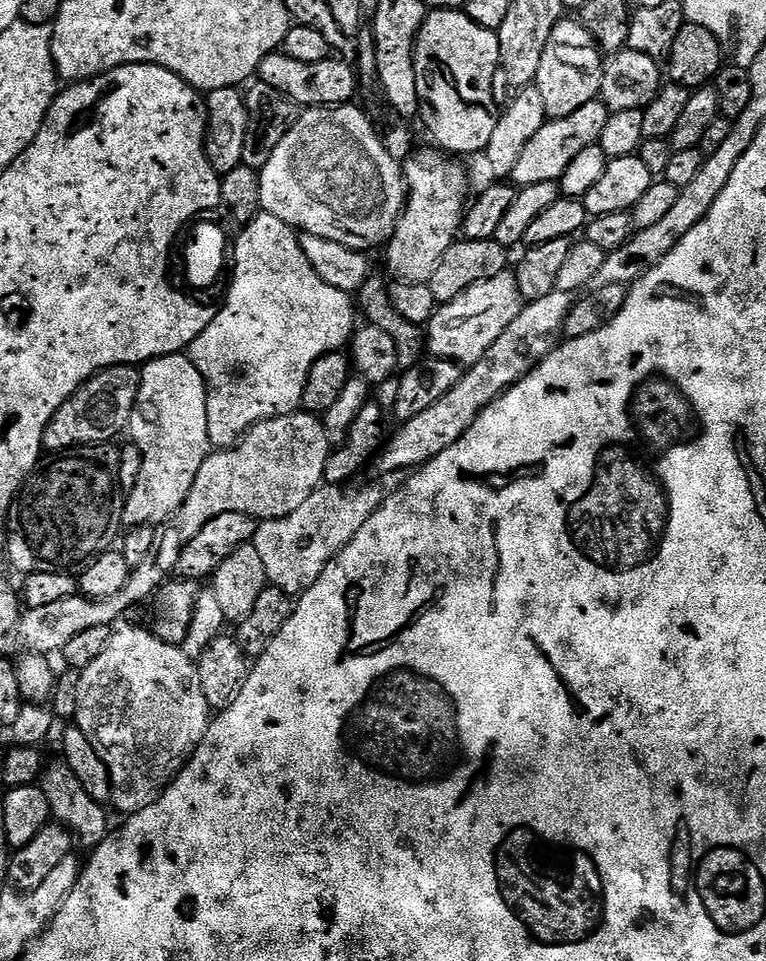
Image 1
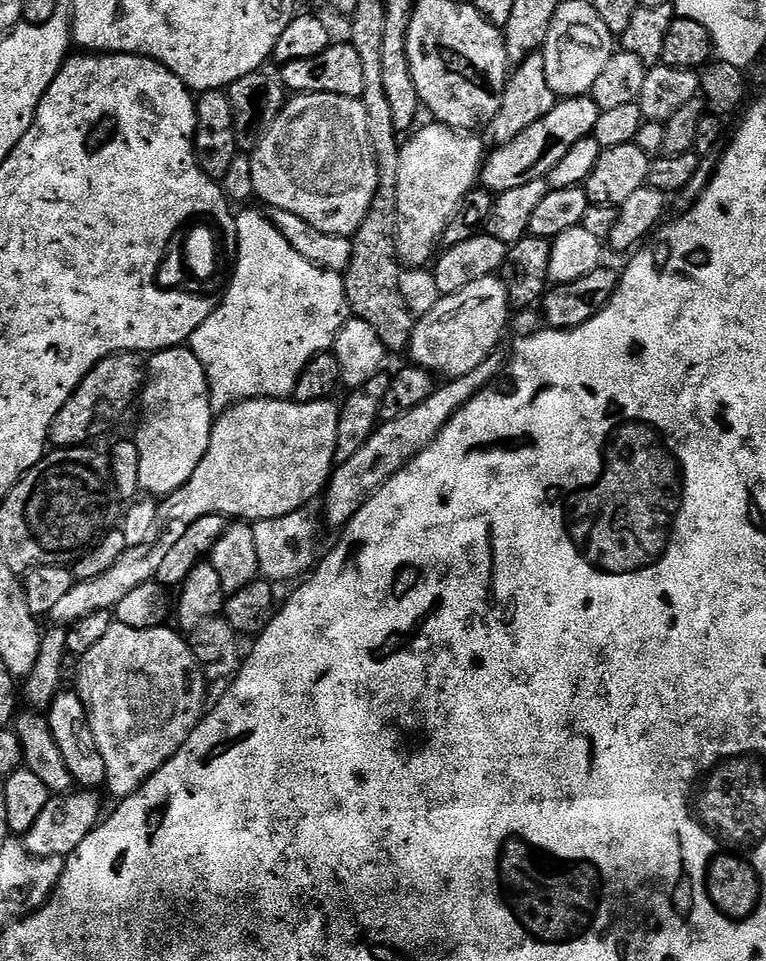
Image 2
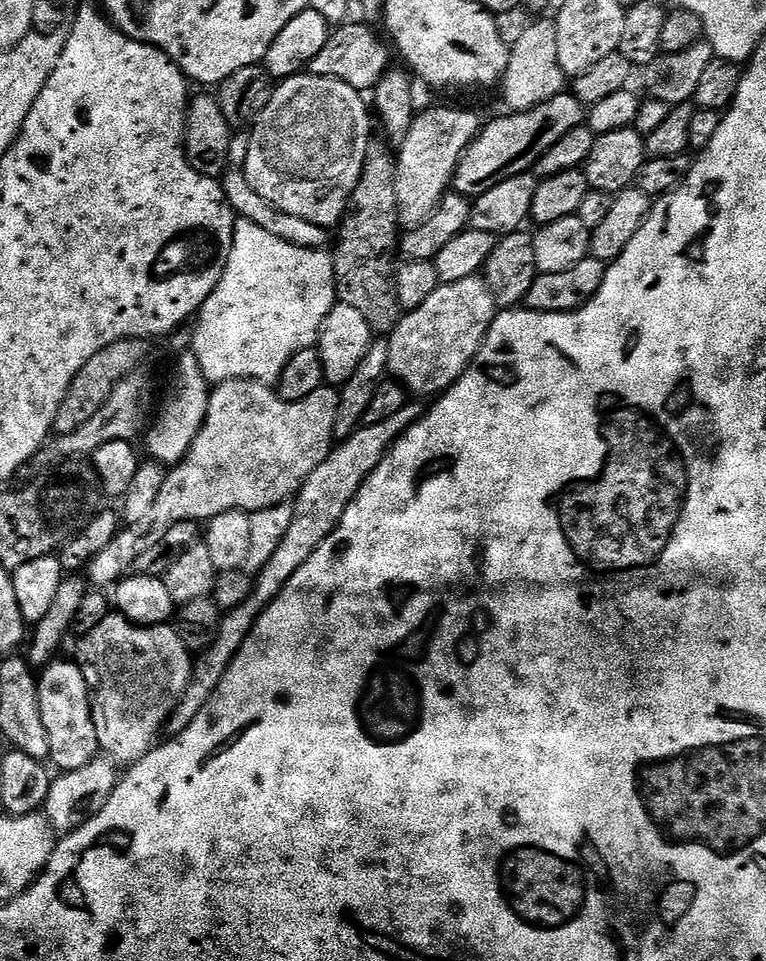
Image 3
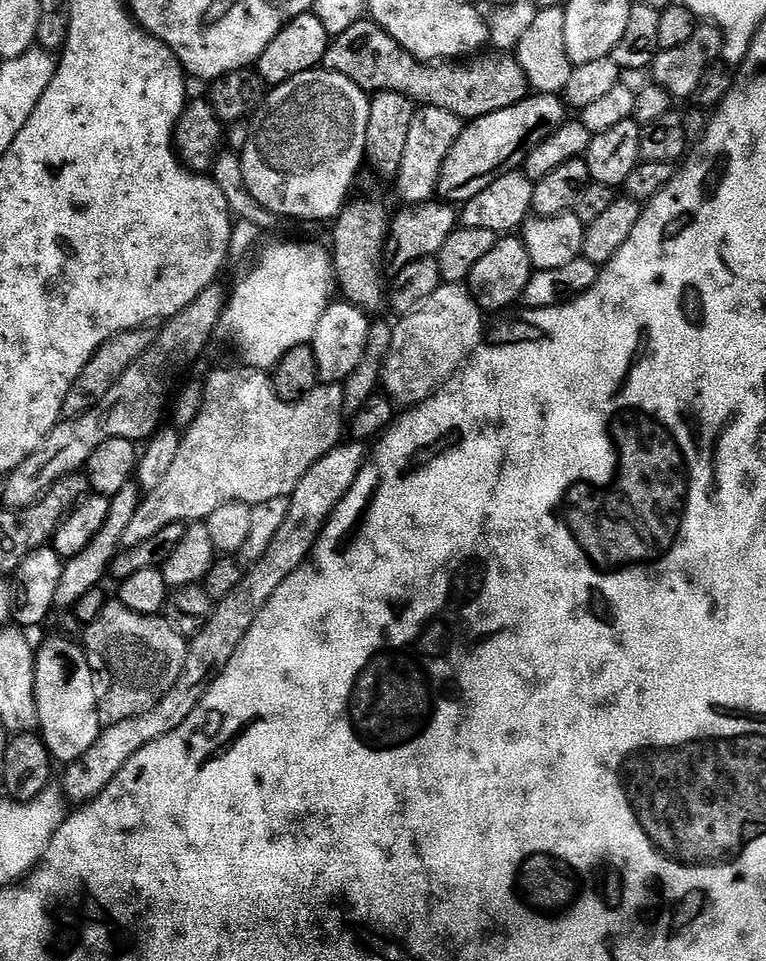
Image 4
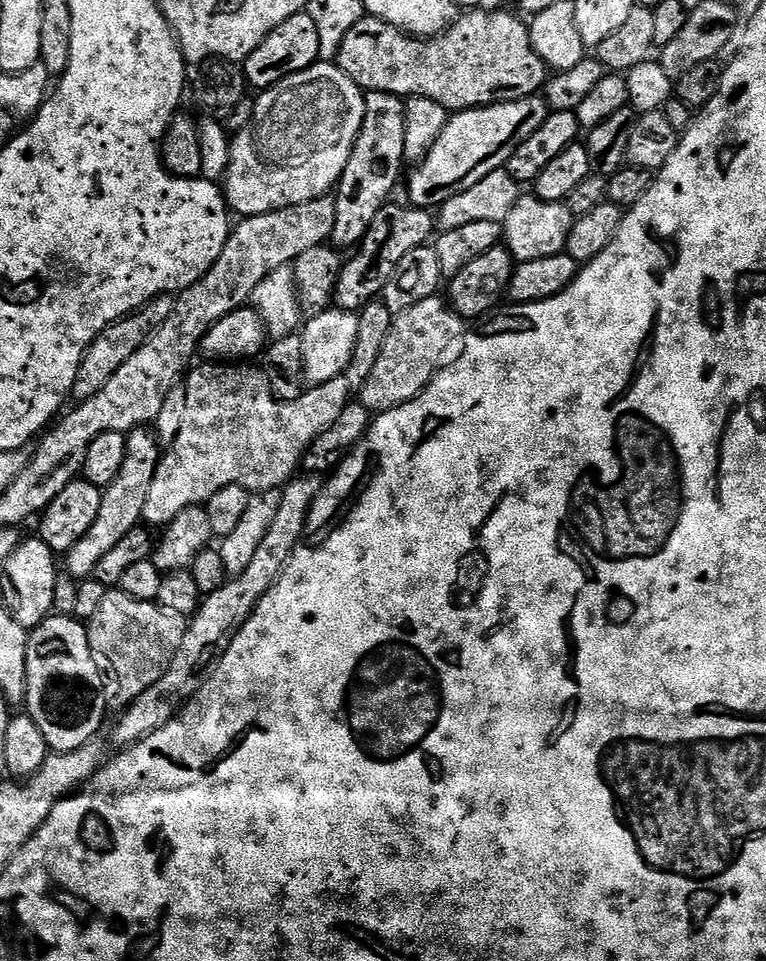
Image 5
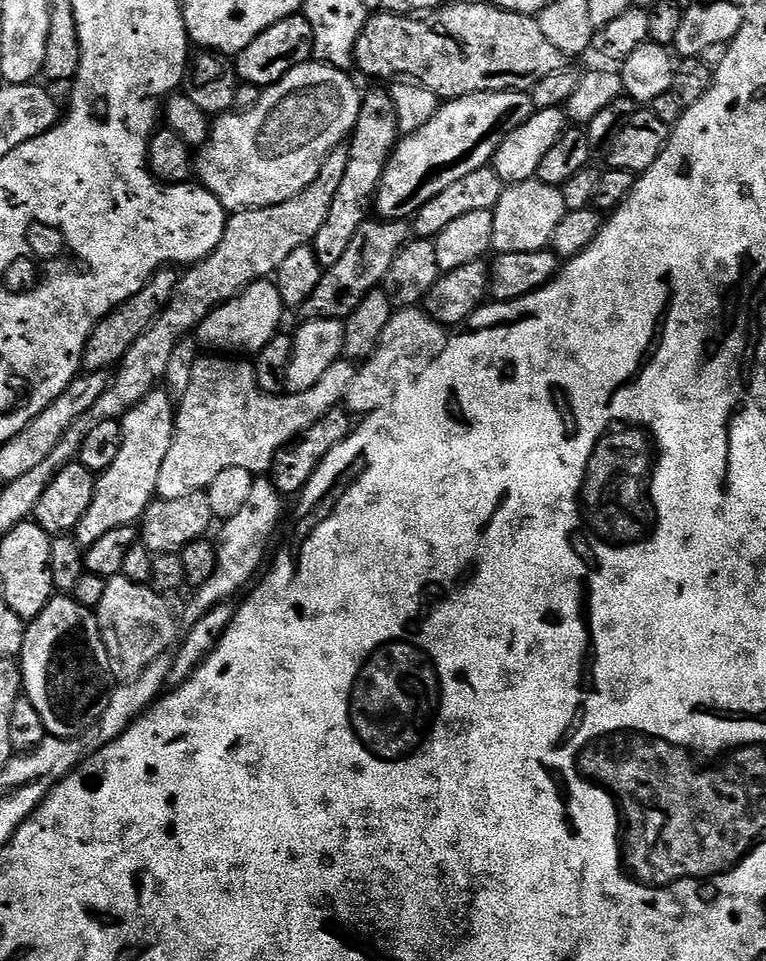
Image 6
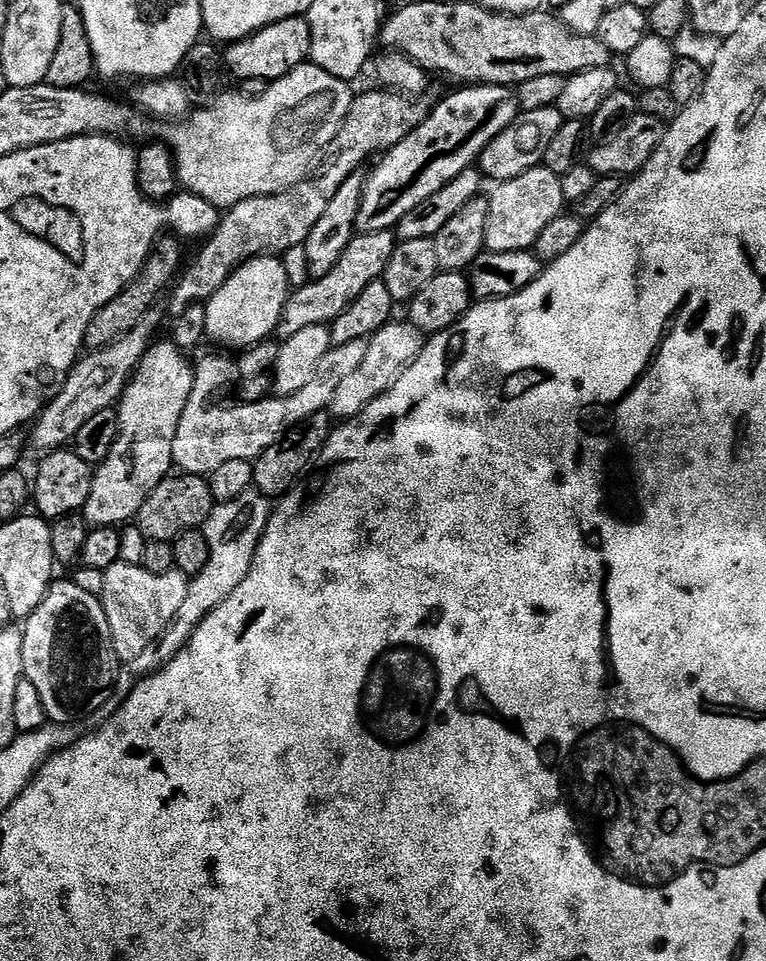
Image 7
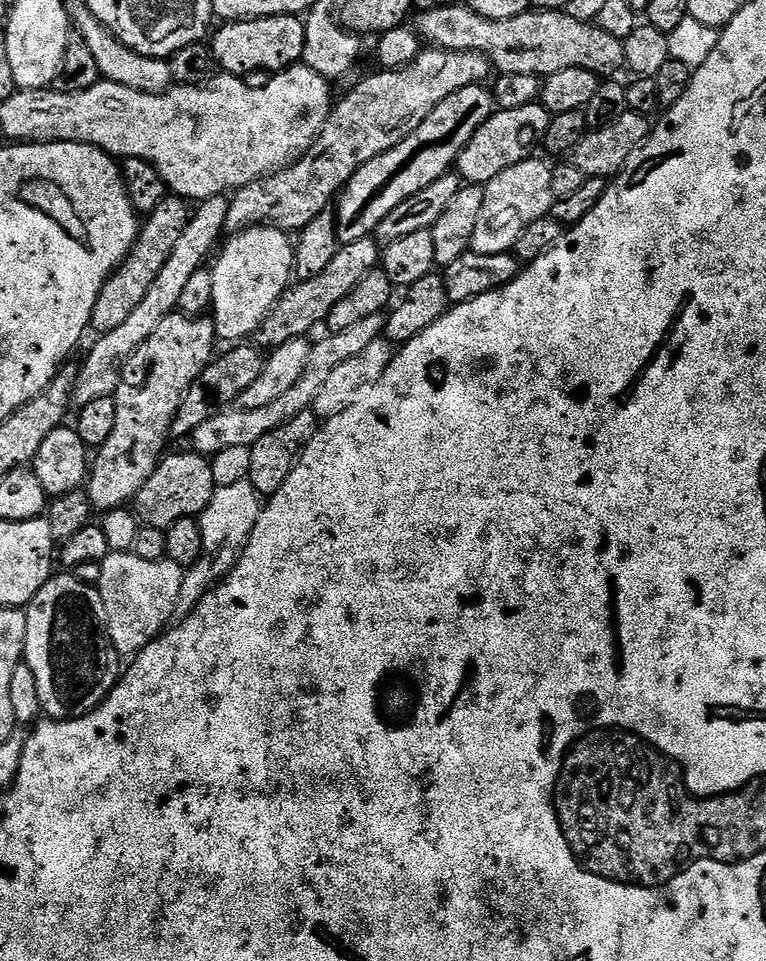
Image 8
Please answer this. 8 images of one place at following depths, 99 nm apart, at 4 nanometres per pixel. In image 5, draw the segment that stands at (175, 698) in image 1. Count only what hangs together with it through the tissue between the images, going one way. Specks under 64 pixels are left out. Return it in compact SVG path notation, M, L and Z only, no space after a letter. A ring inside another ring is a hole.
M108 590L94 616L86 621L88 641L101 661L112 667L116 685L111 685L113 705L127 706L138 699L170 666L188 629L188 620L174 610L166 610L151 600L139 600L121 590Z

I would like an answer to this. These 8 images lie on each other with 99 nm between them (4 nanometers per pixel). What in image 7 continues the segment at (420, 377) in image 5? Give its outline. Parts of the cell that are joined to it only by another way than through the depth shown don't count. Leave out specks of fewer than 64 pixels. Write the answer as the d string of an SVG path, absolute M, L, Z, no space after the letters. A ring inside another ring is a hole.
M389 322L382 326L368 340L366 358L358 365L358 370L346 374L338 382L338 386L332 394L330 412L336 418L351 418L359 416L360 411L370 402L374 402L379 396L388 391L388 387L400 377L408 365L413 364L424 349L426 343L425 333L419 332L413 324L407 322Z

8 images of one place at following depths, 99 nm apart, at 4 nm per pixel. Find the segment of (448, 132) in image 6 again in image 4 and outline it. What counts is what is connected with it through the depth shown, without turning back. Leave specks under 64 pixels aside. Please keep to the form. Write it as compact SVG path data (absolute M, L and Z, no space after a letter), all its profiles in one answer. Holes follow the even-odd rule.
M530 94L514 106L506 106L506 110L479 116L465 123L440 166L435 195L453 206L462 206L474 198L474 194L481 192L501 170L509 165L519 165L529 150L545 140L551 132L556 132L565 119L566 109L559 95Z

